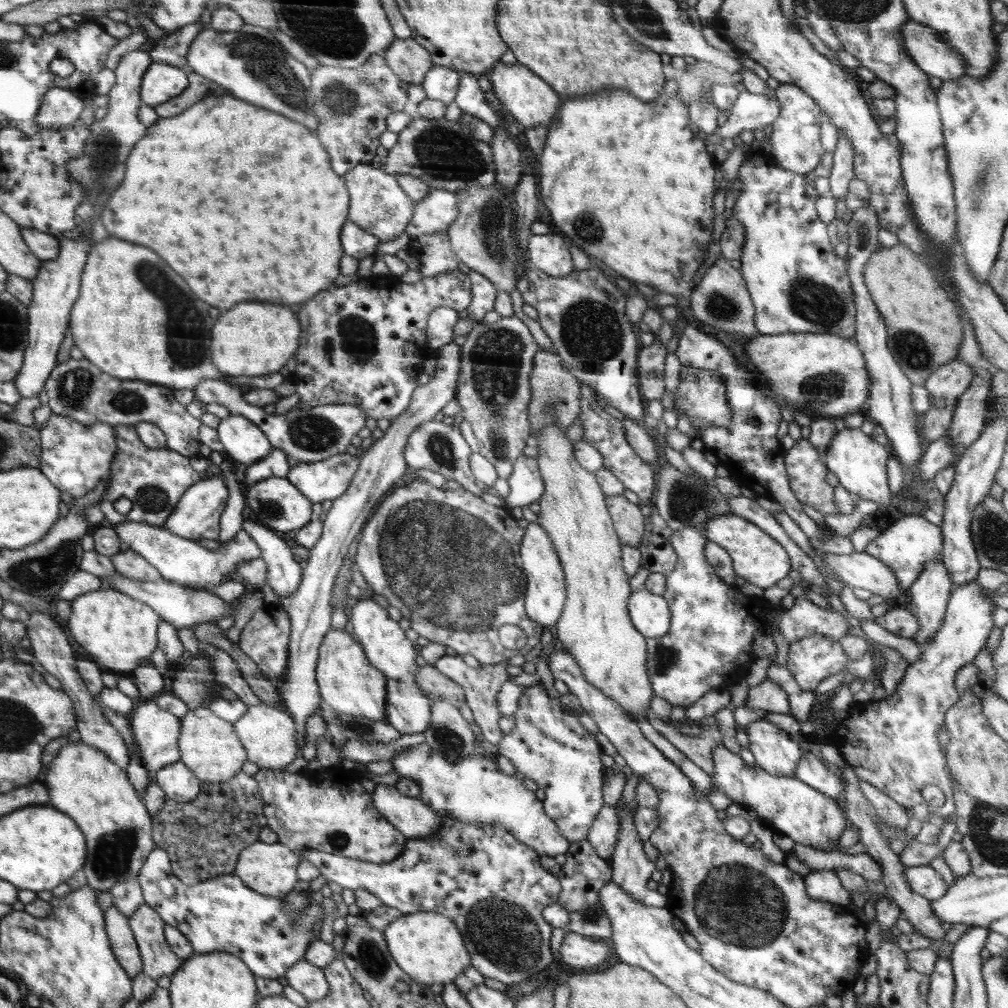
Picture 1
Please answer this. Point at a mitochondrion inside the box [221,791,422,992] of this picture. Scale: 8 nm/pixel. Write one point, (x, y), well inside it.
(375, 965)

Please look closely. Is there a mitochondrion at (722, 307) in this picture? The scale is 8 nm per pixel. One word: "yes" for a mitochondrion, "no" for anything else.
yes

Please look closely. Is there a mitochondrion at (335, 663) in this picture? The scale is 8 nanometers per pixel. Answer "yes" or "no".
no

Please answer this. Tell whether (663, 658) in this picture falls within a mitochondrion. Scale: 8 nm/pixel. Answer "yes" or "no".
yes

